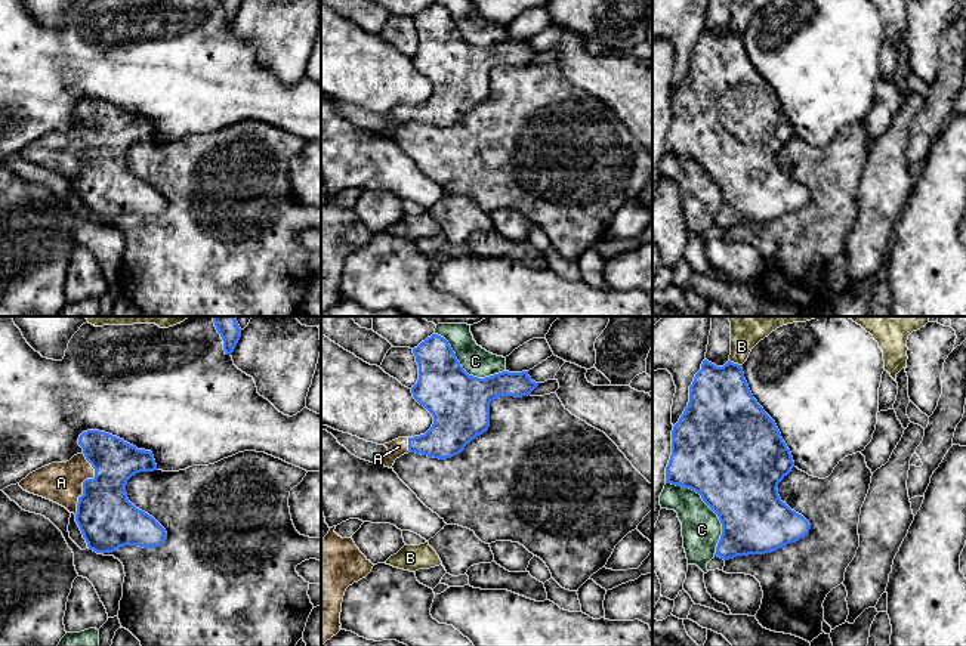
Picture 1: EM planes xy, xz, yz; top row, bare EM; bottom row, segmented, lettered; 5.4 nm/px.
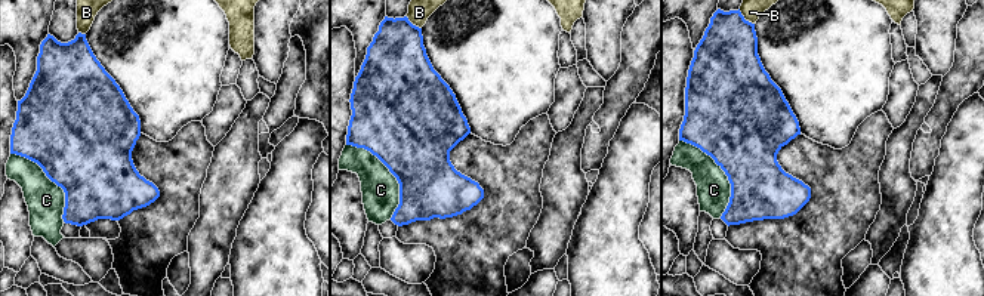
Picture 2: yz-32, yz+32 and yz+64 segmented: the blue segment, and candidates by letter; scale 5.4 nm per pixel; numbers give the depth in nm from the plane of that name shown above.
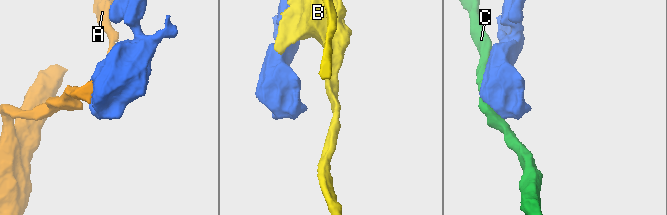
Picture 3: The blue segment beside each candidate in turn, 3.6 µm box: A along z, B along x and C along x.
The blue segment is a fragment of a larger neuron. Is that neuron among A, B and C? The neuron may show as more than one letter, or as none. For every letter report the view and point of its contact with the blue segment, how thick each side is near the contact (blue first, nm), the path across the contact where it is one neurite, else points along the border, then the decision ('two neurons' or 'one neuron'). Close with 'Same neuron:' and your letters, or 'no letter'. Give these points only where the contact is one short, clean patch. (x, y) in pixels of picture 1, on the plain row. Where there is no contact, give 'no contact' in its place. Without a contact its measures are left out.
A: meets blue in xy at (85, 150); 320 nm thick on the blue side, 220 nm on the other; runs through xy (107, 188), (85, 150), (61, 151); one neuron
B: meets blue in yz at (735, 33); 360 nm thick on the blue side, 130 nm on the other; two neurons
C: meets blue in yz at (710, 176); 480 nm thick on the blue side, 220 nm on the other; two neurons
Same neuron: A

